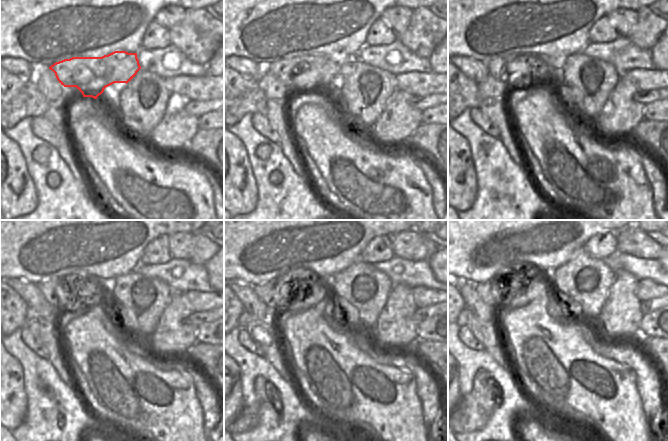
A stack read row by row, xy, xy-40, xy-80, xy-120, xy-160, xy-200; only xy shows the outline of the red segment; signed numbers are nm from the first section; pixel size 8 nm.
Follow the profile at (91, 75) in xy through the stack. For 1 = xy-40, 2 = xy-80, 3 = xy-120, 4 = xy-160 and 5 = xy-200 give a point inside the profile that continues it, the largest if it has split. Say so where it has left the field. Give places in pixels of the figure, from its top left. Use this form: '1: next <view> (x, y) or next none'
1: next xy-40 (310, 73)
2: next xy-80 (532, 71)
3: next xy-120 (55, 291)
4: next xy-160 (275, 293)
5: next xy-200 (500, 293)

